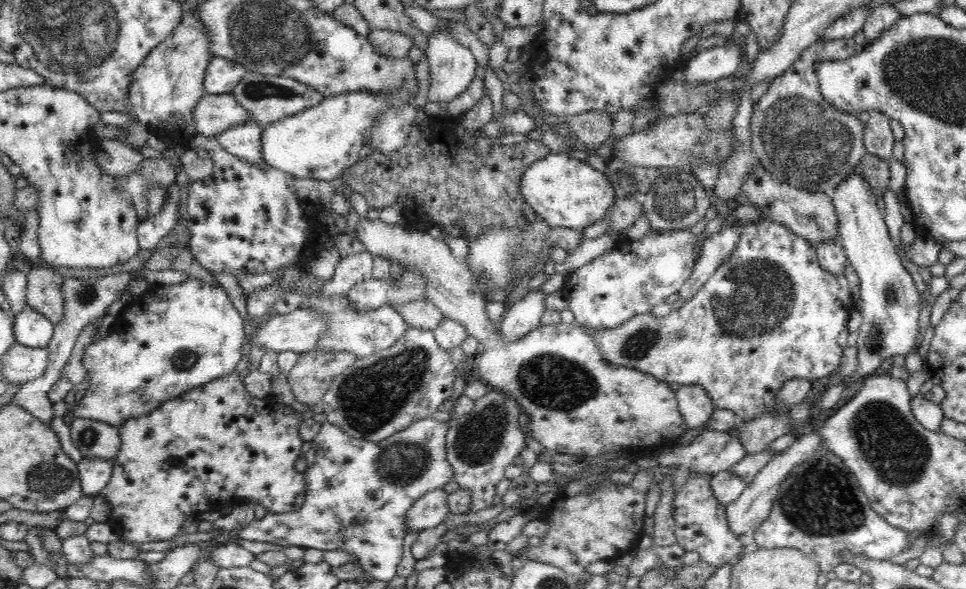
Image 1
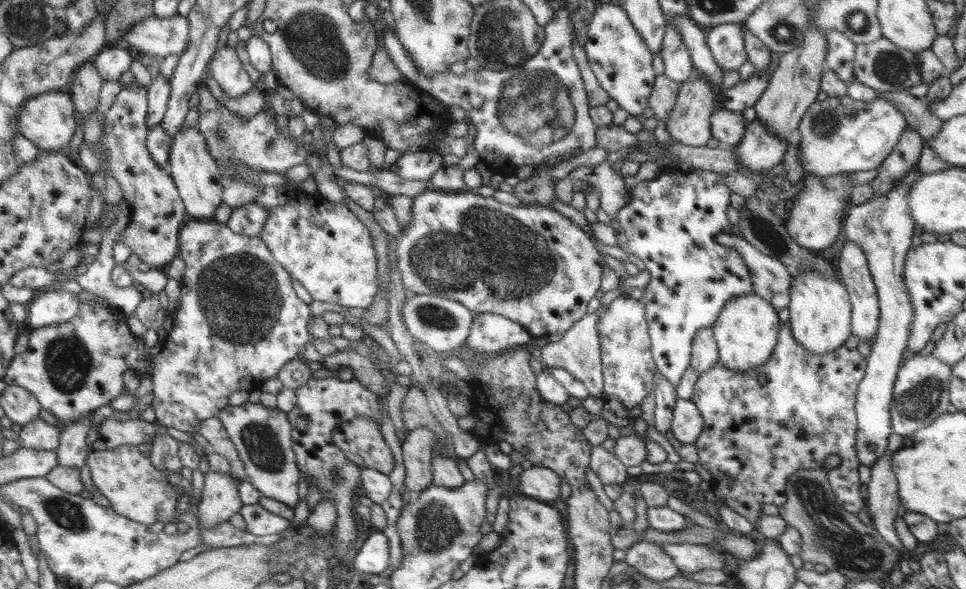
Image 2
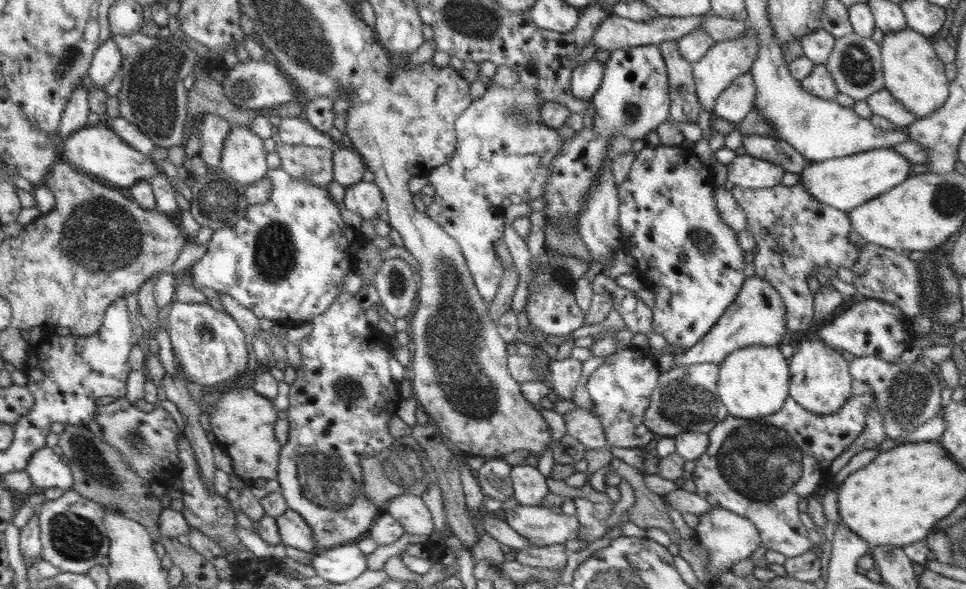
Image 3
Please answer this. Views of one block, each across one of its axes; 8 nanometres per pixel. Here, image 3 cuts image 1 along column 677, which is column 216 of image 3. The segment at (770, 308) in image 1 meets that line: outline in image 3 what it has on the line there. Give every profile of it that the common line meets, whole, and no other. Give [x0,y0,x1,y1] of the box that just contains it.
[167,300,249,386]

